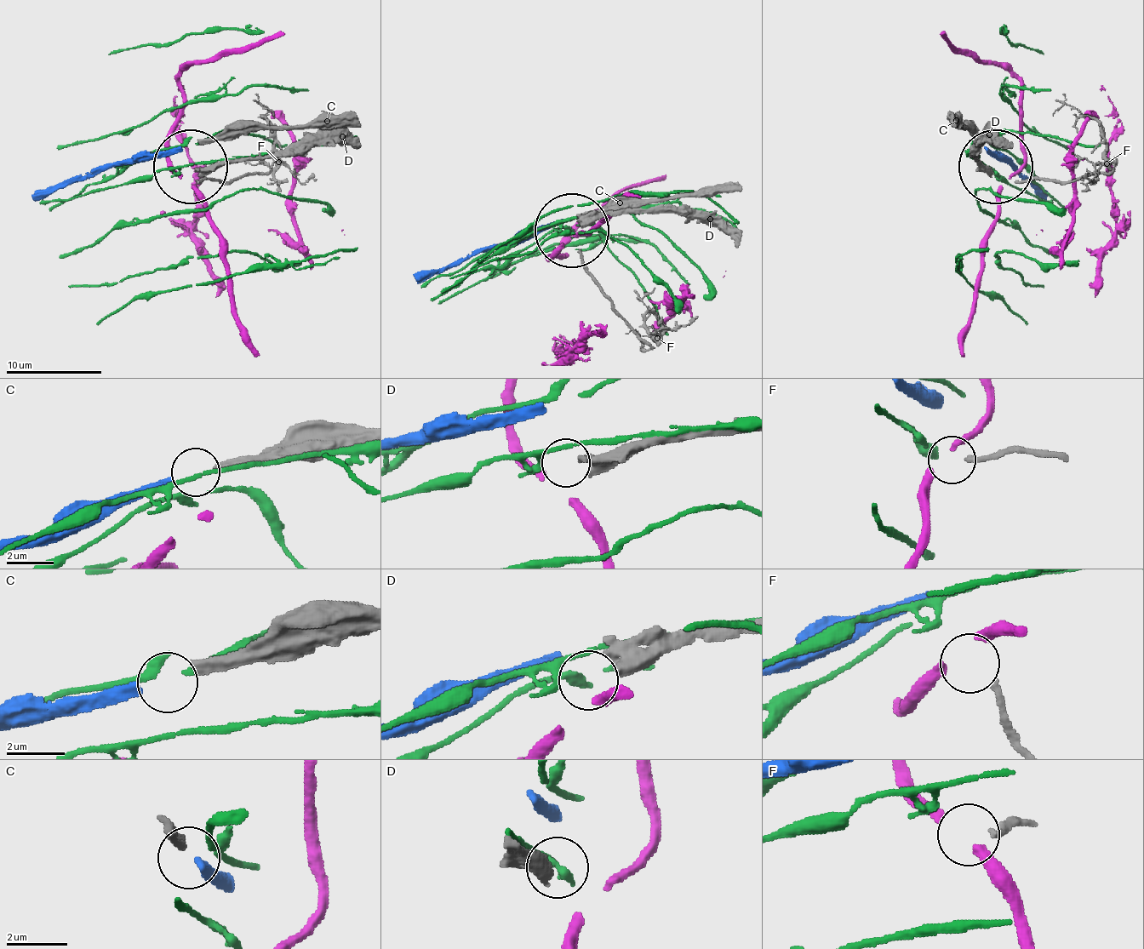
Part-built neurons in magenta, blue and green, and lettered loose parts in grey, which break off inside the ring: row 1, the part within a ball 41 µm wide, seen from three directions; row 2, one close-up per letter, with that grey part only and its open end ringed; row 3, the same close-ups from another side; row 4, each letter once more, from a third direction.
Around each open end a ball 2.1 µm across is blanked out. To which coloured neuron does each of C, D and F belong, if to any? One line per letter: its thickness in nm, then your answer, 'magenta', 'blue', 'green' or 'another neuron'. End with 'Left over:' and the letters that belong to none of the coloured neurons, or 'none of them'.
C: 340 nm thick; another neuron
D: 420 nm thick; another neuron
F: 200 nm thick; another neuron
Left over: C, D, F

